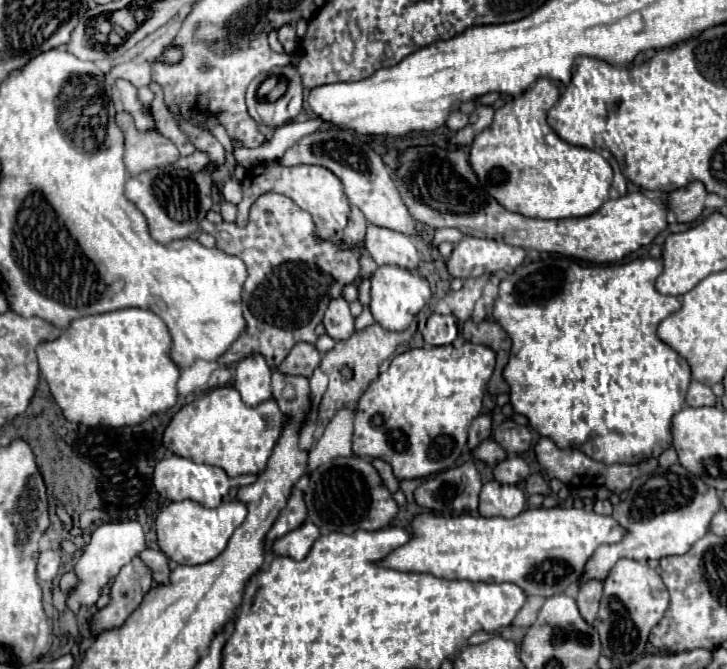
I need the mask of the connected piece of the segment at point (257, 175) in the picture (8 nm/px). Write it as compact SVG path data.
M266 161L266 163L262 163L262 167L254 167L250 171L250 175L246 175L244 181L242 181L244 199L236 205L238 207L236 225L244 227L248 223L250 205L258 199L258 195L262 195L266 191L282 193L282 195L290 197L300 209L304 209L306 213L310 213L312 221L316 225L316 237L320 237L320 239L332 239L332 237L336 237L346 227L348 213L350 213L348 199L344 195L340 179L330 169L326 169L326 167L320 167L320 165L284 167L278 161Z

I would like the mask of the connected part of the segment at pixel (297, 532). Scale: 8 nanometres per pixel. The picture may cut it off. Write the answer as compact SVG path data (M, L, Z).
M306 521L302 527L286 533L284 537L276 539L272 545L272 555L280 557L292 557L292 559L304 559L312 547L312 543L320 537L320 531L316 525Z

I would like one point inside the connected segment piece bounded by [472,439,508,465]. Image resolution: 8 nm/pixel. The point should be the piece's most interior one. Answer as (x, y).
(489, 451)

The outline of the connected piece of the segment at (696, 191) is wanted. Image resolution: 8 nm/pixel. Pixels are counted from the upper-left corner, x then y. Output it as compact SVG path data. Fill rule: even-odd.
M692 181L682 189L676 189L668 197L668 209L672 217L678 223L690 223L700 217L704 211L704 201L706 201L708 191L704 189L704 183Z

